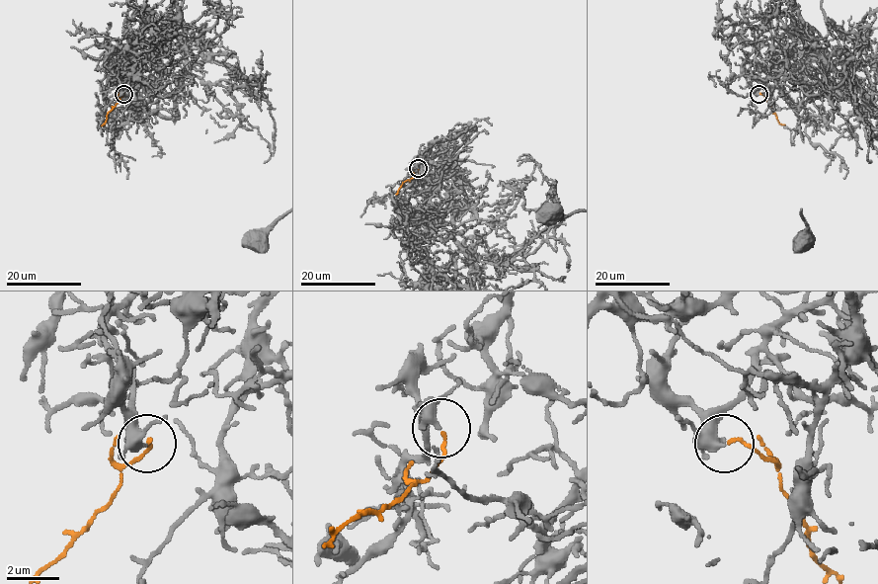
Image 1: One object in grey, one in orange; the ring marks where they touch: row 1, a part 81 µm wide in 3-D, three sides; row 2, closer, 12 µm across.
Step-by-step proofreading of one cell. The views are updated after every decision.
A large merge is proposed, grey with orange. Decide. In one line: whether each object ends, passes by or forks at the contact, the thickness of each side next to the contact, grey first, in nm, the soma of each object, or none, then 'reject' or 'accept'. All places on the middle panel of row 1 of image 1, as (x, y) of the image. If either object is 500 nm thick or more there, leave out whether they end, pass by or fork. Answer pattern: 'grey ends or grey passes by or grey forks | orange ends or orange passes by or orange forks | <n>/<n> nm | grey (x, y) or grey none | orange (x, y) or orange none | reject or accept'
grey ends | orange ends | 440/120 nm | grey (549, 212) | orange none | accept

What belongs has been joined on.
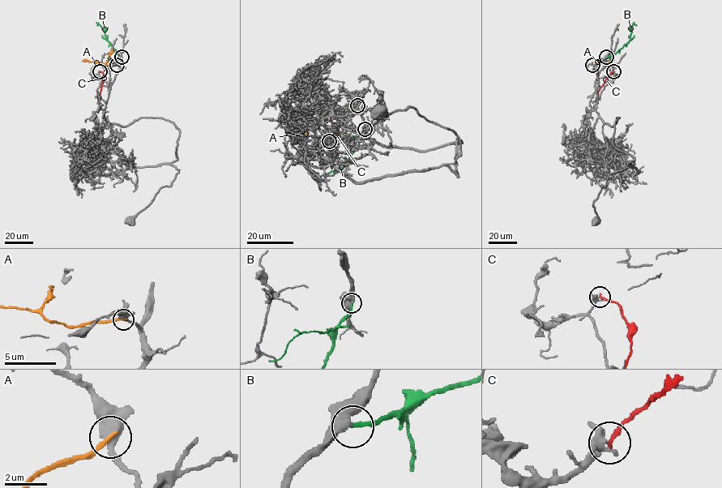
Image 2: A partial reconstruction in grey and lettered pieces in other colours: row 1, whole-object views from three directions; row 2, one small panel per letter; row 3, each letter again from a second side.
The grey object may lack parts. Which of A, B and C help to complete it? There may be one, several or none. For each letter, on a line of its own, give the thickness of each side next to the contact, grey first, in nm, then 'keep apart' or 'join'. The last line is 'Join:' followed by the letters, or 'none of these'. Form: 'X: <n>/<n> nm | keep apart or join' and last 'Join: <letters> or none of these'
A: 480/200 nm | keep apart
B: 460/200 nm | join
C: 380/220 nm | keep apart
Join: B

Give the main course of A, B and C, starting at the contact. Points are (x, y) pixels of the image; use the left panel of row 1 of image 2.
A: (117, 65), (82, 61)
B: (121, 57), (108, 40), (104, 30), (97, 25)
C: (100, 71), (104, 79), (99, 100)

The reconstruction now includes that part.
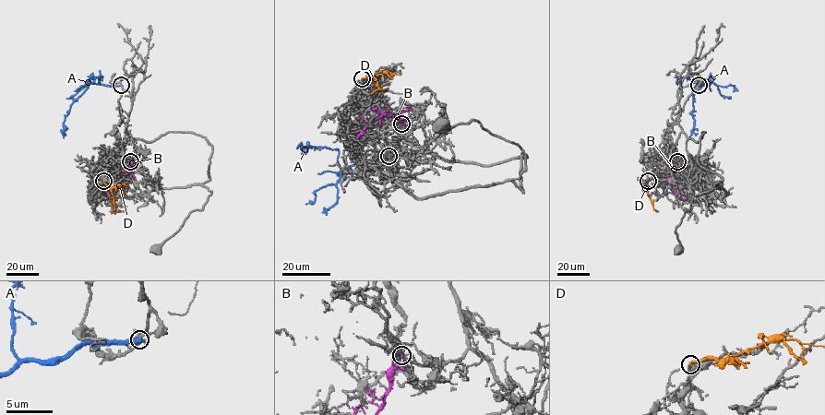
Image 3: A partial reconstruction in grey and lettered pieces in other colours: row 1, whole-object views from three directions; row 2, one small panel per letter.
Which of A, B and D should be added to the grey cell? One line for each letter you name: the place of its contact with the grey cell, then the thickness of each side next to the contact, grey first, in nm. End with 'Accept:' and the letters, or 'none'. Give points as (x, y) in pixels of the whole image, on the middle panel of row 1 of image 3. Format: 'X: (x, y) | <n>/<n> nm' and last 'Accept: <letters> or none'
D: (362, 78) | 220/280 nm
Accept: D

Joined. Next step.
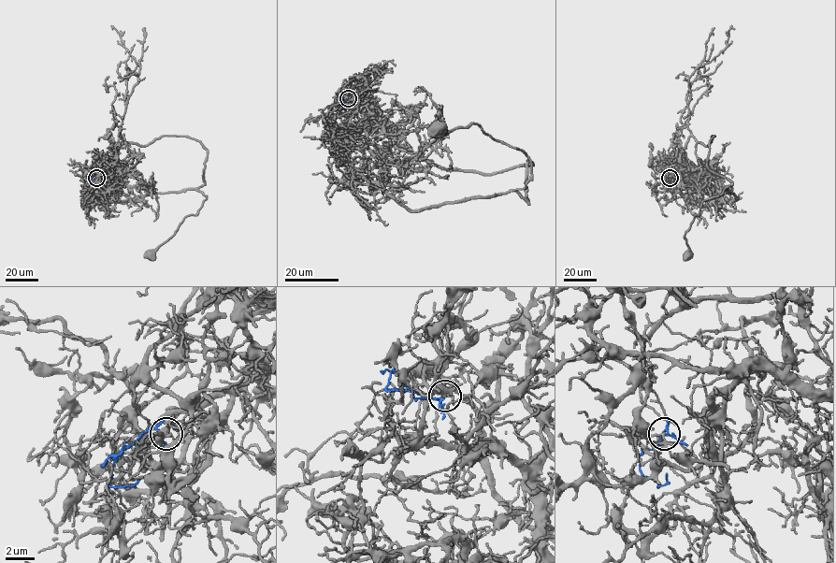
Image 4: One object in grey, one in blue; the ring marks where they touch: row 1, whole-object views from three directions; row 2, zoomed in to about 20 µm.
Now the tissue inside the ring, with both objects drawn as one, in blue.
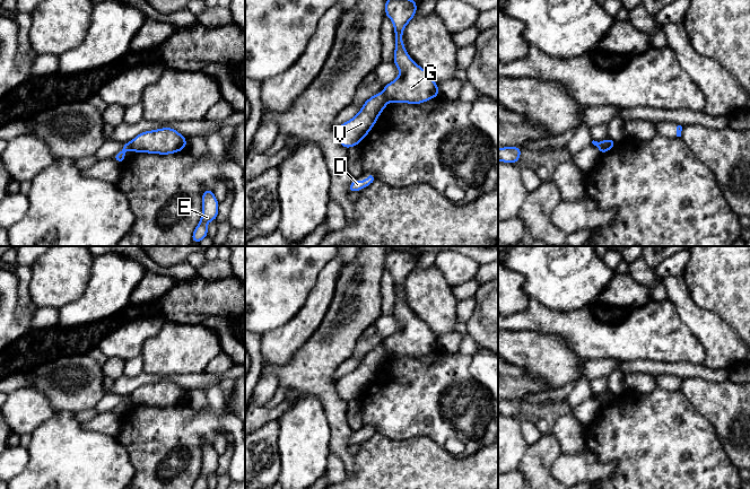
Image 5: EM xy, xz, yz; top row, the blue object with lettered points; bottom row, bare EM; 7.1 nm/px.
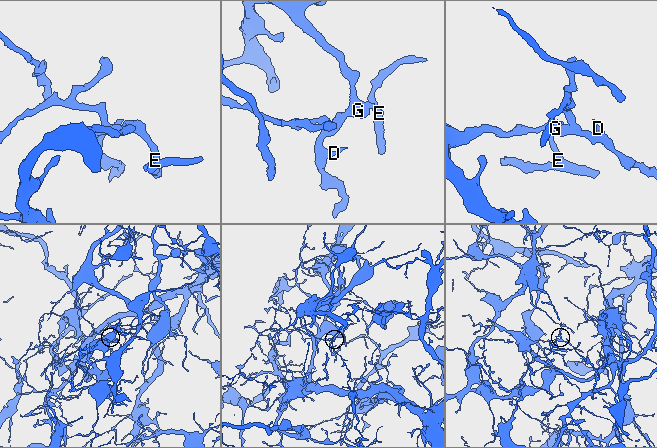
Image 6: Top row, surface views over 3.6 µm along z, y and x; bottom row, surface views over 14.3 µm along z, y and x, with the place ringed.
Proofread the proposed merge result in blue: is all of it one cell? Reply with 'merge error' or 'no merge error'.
merge error

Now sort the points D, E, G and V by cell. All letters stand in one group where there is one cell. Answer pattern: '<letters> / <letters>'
D V / E G

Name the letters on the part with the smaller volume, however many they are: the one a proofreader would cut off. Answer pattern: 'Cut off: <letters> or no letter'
Cut off: D, V

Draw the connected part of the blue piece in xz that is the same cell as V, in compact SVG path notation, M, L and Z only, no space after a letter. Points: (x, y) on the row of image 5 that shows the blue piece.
M378 93L367 99L355 117L338 126L337 139L339 143L347 149L358 146L375 125L387 103L389 101L383 93Z

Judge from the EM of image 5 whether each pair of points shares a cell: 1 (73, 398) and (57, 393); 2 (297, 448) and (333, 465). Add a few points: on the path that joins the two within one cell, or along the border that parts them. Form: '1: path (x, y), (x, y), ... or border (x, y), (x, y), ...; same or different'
1: path (69, 393), (61, 393); same
2: border (330, 454), (324, 472); different

